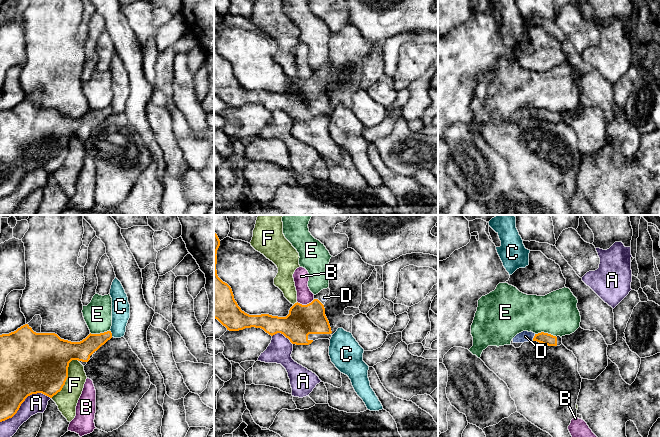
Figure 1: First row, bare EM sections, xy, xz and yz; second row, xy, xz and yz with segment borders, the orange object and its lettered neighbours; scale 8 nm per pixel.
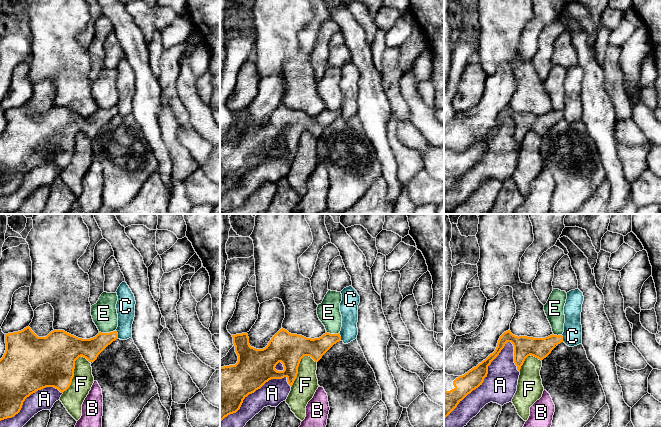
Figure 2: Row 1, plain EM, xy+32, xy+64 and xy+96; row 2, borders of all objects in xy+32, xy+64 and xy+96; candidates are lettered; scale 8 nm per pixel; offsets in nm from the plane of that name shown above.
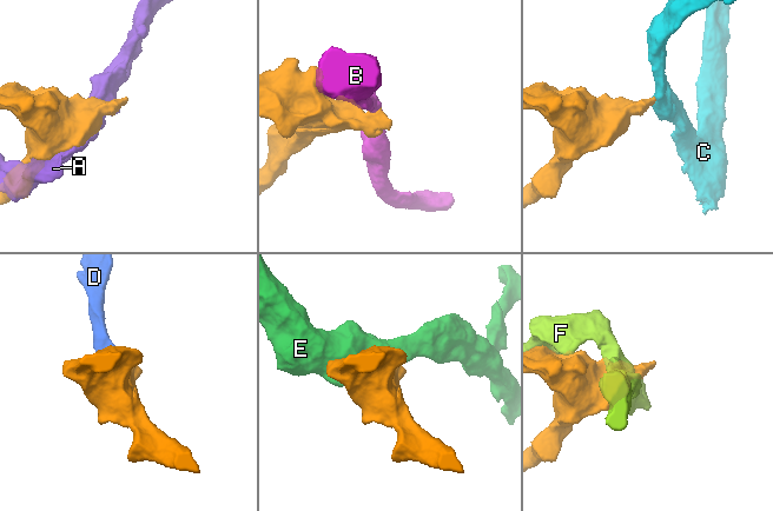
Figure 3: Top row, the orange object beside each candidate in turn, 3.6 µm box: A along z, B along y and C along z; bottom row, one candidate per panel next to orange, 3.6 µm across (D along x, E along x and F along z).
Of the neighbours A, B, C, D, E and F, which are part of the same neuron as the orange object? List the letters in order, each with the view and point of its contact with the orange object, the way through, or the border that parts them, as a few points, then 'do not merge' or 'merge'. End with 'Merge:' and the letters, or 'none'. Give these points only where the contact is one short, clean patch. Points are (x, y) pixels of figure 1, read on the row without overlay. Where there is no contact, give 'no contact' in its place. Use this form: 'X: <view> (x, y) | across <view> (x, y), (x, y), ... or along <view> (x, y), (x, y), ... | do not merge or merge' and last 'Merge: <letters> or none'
A: xy (24, 176) | do not merge
B: xz (305, 81) | along xz (314, 75), (306, 80), (297, 78) | do not merge
C: xy (111, 109) | along xy (110, 106), (112, 112) | do not merge
D: yz (534, 113) | across yz (547, 115), (534, 113), (525, 112) | merge
E: yz (546, 109) | along yz (535, 109), (547, 108), (556, 113) | do not merge
F: xy (67, 153) | do not merge
Merge: D

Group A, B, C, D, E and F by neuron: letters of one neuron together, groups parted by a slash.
A / B / C / D / E / F

